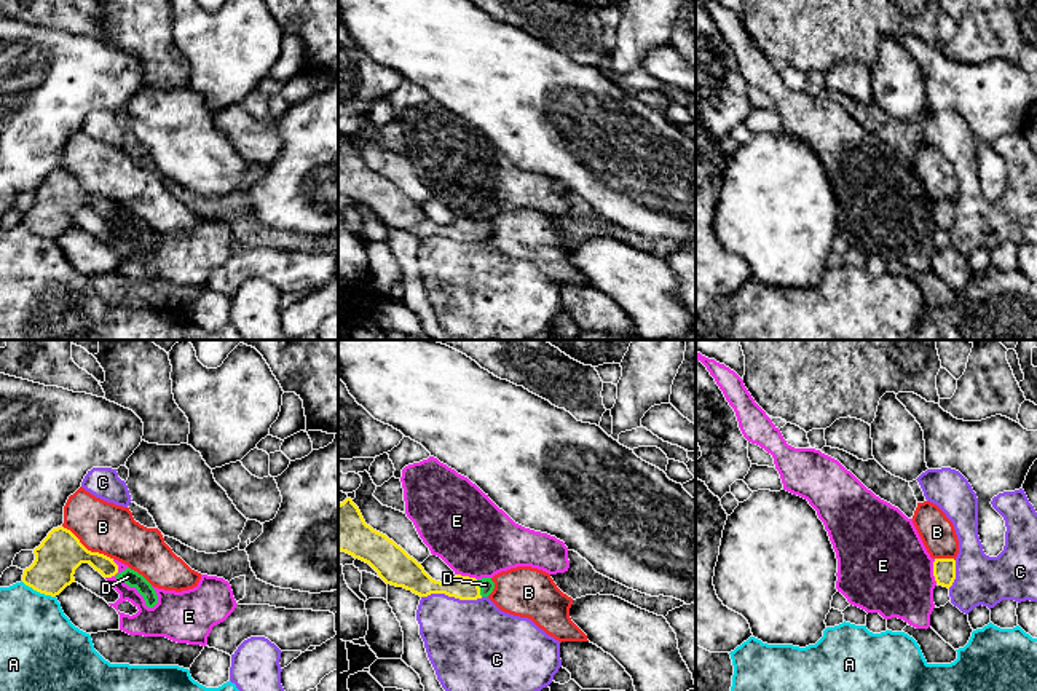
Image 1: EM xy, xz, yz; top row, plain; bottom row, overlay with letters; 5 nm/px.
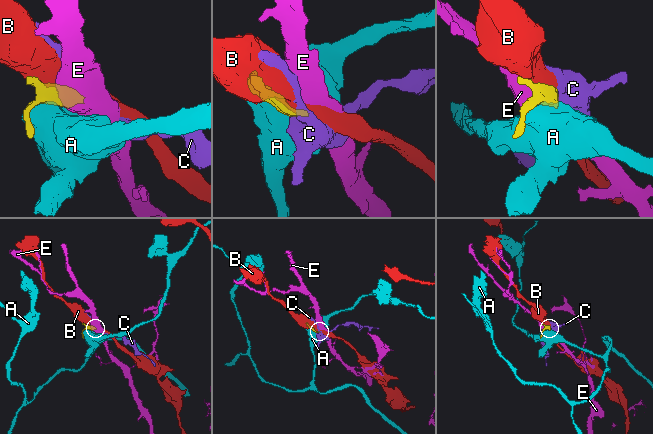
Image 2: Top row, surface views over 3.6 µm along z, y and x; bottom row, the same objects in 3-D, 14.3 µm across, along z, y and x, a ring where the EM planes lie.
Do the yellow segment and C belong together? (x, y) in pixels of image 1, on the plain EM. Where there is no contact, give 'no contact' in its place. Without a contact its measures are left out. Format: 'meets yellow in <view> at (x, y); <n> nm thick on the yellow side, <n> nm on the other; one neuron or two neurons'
meets yellow in xz at (452, 238); 150 nm thick on the yellow side, 440 nm on the other; two neurons

